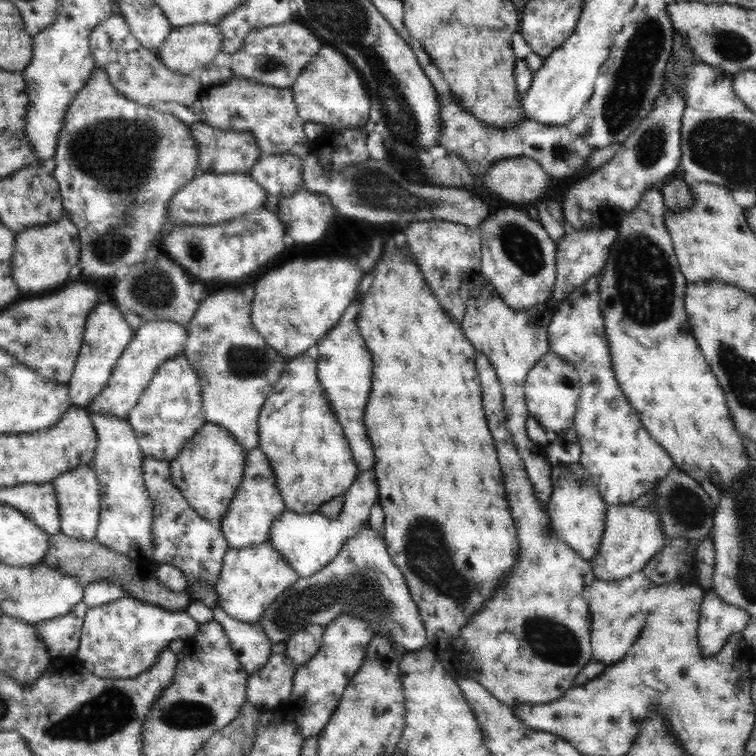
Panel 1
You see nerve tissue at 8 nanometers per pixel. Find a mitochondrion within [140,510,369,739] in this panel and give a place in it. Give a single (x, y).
(182, 715)

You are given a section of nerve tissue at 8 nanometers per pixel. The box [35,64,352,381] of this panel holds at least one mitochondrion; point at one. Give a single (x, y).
(127, 147)

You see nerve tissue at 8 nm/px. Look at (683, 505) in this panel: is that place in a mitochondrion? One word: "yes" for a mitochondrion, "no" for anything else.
yes

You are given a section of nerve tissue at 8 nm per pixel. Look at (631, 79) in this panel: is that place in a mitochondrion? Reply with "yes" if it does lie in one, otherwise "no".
yes

